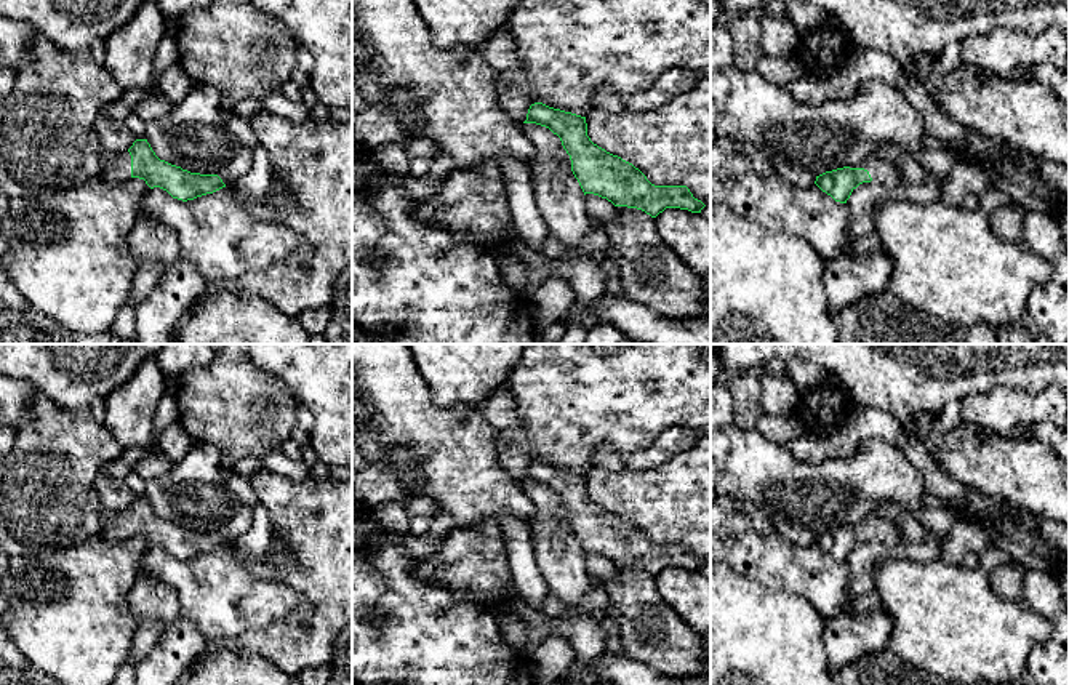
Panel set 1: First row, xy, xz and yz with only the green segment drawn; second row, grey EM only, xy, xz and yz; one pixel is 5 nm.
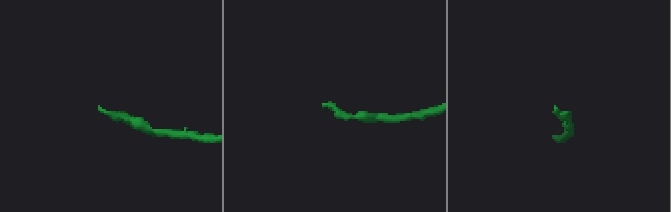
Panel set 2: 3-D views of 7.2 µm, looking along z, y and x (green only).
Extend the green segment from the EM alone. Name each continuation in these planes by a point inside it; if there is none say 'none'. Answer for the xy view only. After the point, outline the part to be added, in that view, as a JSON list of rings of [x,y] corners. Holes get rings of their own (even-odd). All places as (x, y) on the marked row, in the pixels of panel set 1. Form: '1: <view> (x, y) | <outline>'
1: xy (117, 168) | [[[123,150],[109,160],[101,160],[99,178],[109,182],[123,182],[131,179],[131,155]]]

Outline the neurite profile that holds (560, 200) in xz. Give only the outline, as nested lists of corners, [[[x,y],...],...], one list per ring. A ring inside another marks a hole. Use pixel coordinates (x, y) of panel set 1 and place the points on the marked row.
[[[520,123],[520,130],[536,147],[534,200],[549,234],[563,245],[559,261],[570,264],[586,258],[600,258],[581,250],[595,222],[586,211],[584,192],[571,171],[570,155],[560,138],[536,123]]]

